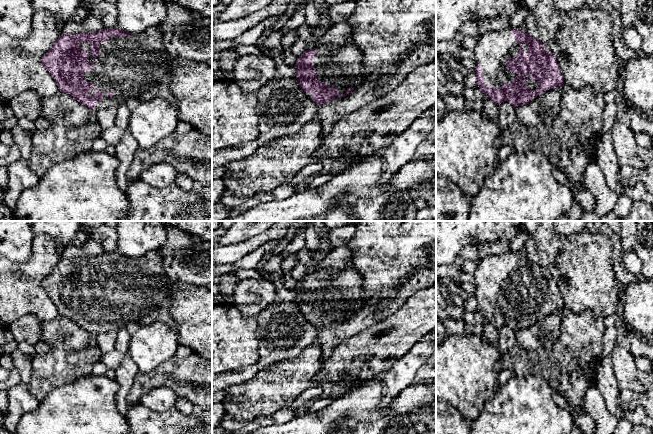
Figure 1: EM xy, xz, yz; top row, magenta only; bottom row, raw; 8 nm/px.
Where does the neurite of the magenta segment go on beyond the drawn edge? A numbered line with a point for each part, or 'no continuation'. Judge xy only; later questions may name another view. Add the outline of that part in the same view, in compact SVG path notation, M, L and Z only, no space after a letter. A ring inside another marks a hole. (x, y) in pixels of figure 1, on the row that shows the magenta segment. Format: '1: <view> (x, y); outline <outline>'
1: xy (128, 66); outline M155 26L141 34L131 34L128 37L108 37L106 43L100 43L100 55L96 56L96 68L88 68L84 73L85 83L95 84L88 94L94 95L99 88L104 93L104 99L95 101L92 112L118 108L129 99L138 98L142 92L153 86L168 82L171 67L168 62L172 50L164 42L161 30Z

